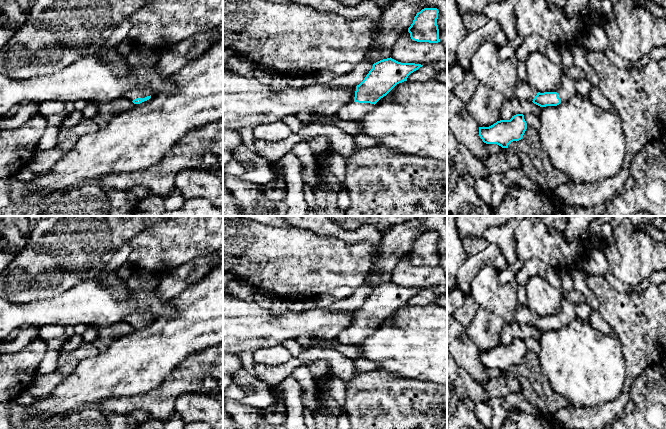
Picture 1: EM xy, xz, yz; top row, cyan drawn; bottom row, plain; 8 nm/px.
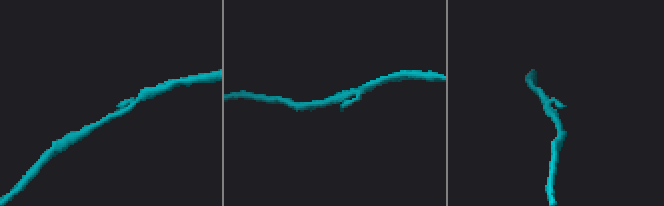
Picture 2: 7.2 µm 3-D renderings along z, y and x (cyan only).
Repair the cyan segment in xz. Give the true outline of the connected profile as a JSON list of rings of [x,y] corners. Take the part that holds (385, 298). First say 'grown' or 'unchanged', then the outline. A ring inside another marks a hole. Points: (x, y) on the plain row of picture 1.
grown; [[[387,282],[373,288],[364,304],[356,310],[354,325],[343,330],[337,337],[343,345],[361,345],[375,328],[397,308],[407,305],[408,300],[423,289],[401,287]]]

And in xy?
grown; [[[130,312],[124,317],[122,321],[128,322],[134,328],[140,328],[149,324],[151,322],[151,318],[152,316],[146,312]]]

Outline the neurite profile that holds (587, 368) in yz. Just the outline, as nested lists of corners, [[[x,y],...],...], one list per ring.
[[[575,318],[557,330],[543,331],[539,343],[537,355],[551,388],[574,407],[597,407],[621,395],[627,364],[617,337],[602,334],[588,320]]]

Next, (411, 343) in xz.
[[[439,305],[397,308],[362,343],[364,358],[398,377],[447,387],[447,308]]]

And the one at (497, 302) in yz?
[[[493,266],[483,267],[470,283],[470,294],[479,309],[467,327],[467,333],[479,351],[489,351],[500,345],[500,334],[505,325],[516,321],[518,284],[515,280],[508,283],[499,281],[499,272]]]

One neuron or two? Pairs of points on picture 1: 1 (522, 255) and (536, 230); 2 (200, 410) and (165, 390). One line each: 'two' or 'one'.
1: one
2: two

